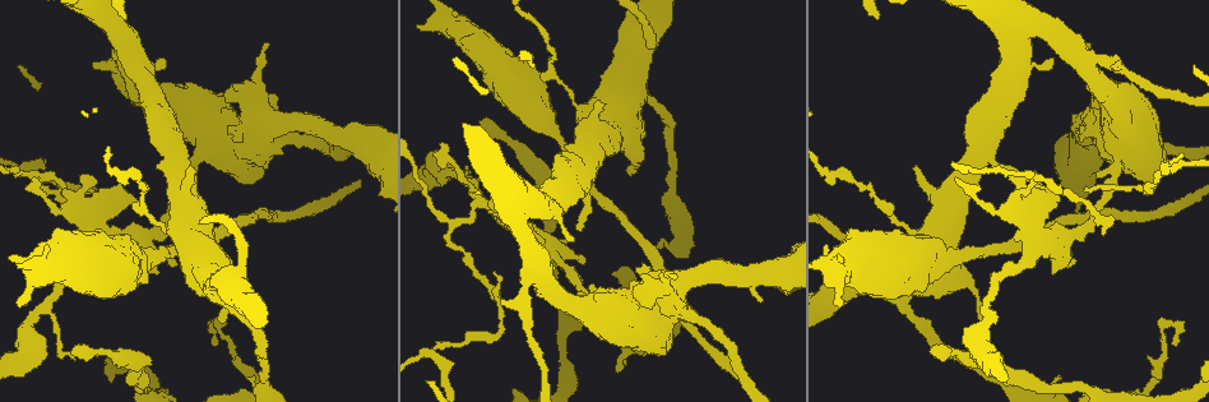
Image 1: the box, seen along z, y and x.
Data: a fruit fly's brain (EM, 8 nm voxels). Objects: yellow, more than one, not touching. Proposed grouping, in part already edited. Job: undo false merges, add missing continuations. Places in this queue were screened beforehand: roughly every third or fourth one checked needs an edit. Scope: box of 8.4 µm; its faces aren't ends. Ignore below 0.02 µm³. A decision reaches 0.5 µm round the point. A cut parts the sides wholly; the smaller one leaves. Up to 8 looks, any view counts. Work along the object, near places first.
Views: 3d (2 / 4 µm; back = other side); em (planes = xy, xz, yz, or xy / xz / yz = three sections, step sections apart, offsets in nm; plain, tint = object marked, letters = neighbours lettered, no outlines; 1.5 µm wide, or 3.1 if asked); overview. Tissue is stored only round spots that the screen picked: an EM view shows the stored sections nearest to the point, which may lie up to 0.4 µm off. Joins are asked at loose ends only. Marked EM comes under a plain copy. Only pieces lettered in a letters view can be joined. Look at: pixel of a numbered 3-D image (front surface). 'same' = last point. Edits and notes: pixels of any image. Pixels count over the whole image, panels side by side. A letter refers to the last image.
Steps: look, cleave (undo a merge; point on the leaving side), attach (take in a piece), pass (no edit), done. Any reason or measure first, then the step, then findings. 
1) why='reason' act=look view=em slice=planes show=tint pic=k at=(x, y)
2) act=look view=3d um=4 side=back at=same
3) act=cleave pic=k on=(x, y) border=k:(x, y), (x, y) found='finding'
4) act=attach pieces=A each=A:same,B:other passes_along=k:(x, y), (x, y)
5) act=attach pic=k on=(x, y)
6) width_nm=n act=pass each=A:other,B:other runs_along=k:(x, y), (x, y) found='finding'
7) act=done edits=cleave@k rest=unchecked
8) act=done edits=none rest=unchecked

why='long arm stops here' act=look view=em slice=xz step=8 show=tint pic=1 at=(74, 351)

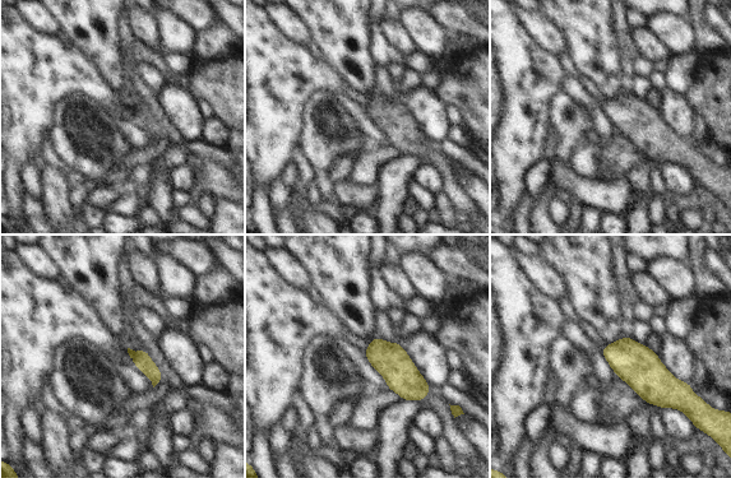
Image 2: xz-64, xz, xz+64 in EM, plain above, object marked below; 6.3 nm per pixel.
act=look view=em slice=planes show=letters at=same

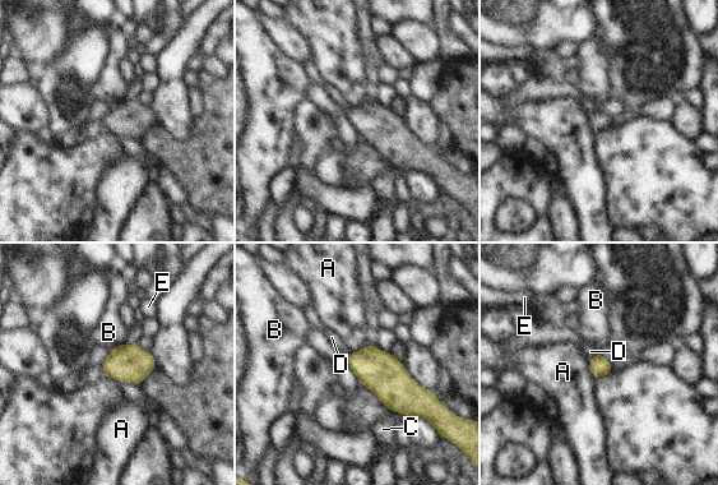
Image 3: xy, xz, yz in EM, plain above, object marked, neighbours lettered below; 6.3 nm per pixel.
act=pass each=A:other,B:other,C:other,D:other,E:other found='no lettered piece goes on from it'

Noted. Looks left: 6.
why='free end' act=look view=3d um=2 pic=1 at=(190, 168)

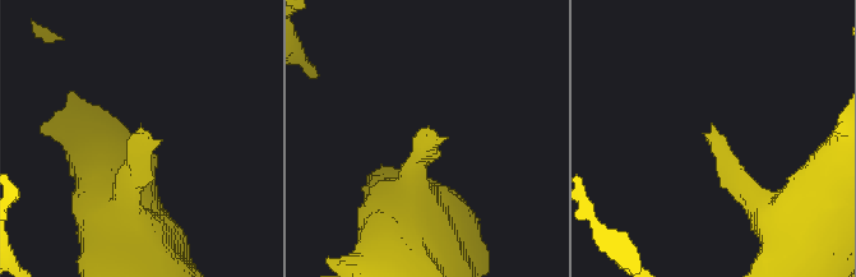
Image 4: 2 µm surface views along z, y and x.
act=look view=em slice=planes show=letters pic=4 at=(423, 128)

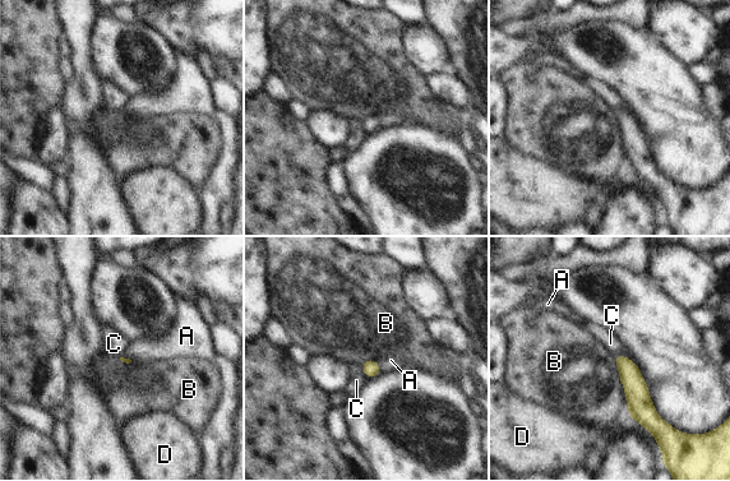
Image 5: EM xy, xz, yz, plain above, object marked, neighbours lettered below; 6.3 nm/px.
act=attach pieces=A each=A:same,B:other,C:other,D:other passes_along=5:(370, 369), (377, 364), (391, 360) found='it goes on there'

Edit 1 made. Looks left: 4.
why='tapers out' act=look view=3d um=4 pic=1 at=(495, 275)

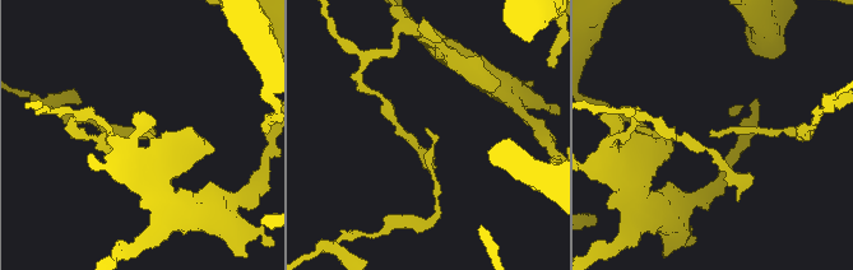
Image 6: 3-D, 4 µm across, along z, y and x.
why='shape alone is not enough' act=look view=em slice=xz step=8 show=tint pic=6 at=(712, 133)

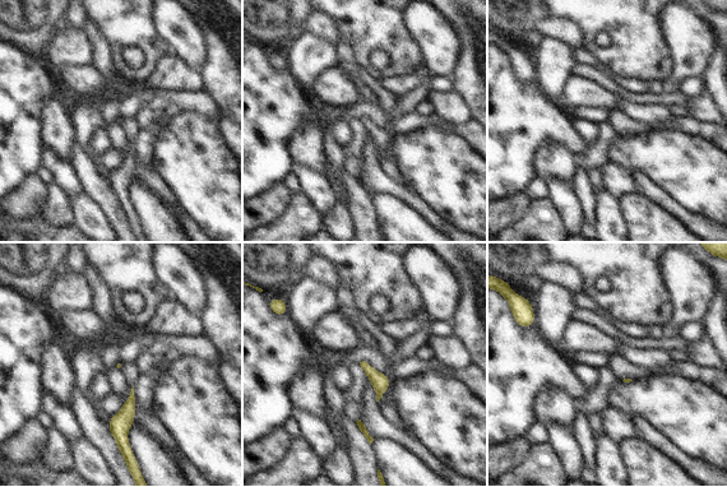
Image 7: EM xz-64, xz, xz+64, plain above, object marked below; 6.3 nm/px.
act=look view=em slice=xz step=8 show=letters at=same

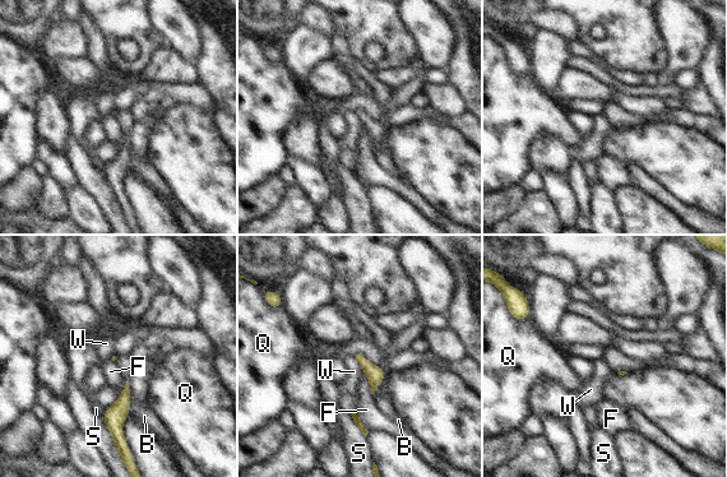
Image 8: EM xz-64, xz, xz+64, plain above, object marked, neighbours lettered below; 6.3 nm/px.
longest_contact=S:180nm act=pass each=B:other,F:other,Q:other,S:other,W:other border=8:(353, 356), (364, 373) found='none of them fits'

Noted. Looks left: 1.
act=done edits=attach@5 rest=unchecked

